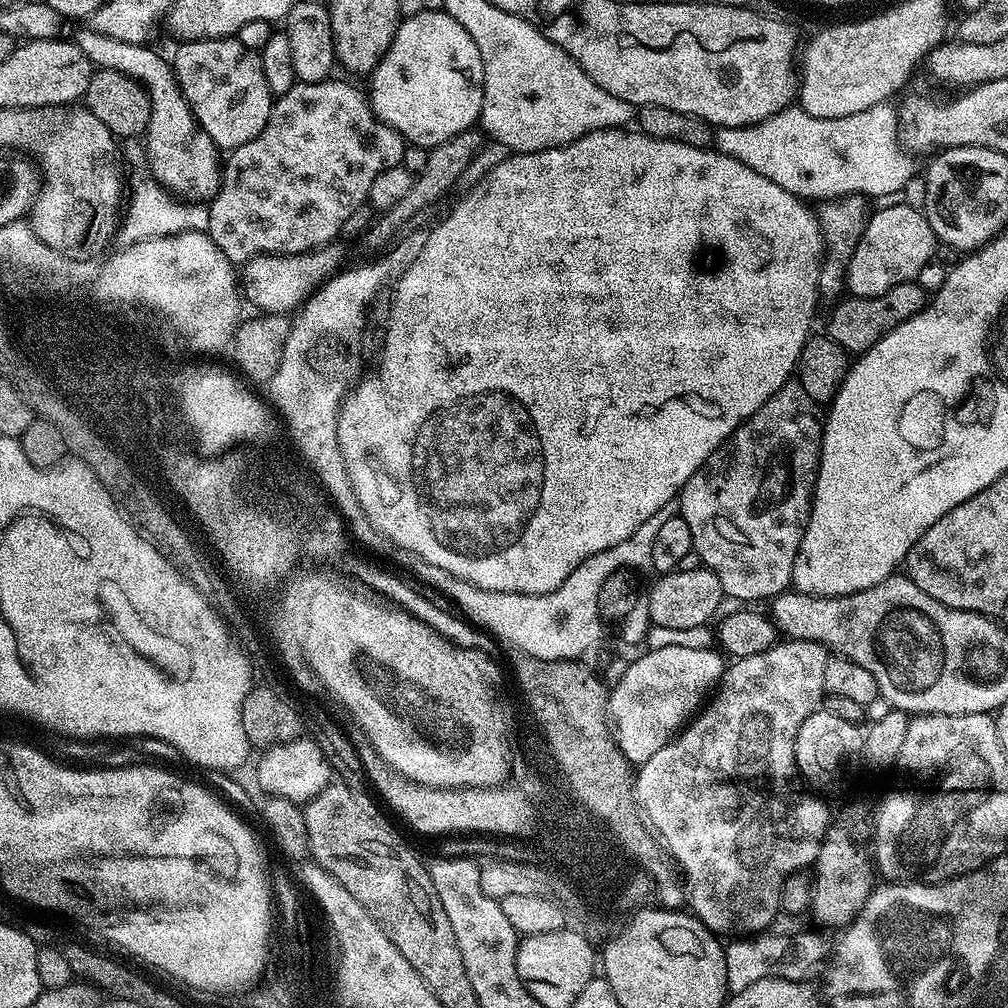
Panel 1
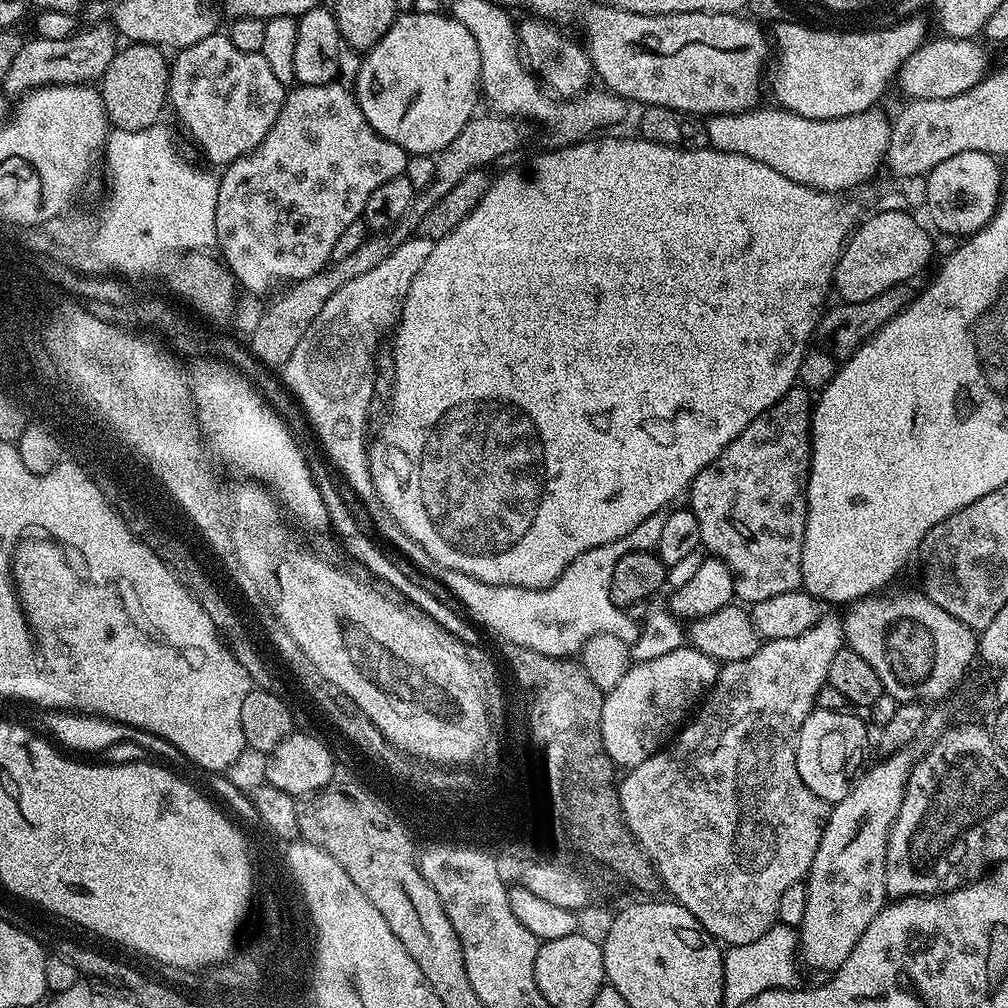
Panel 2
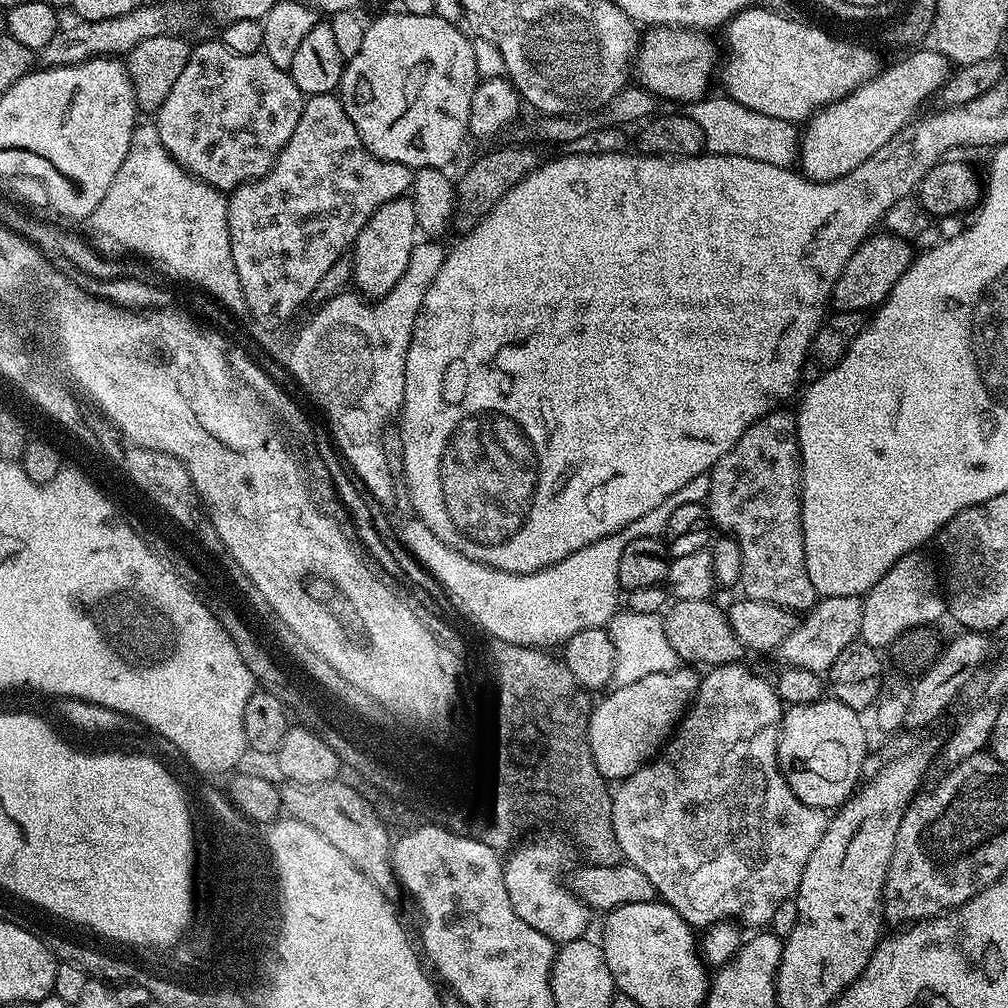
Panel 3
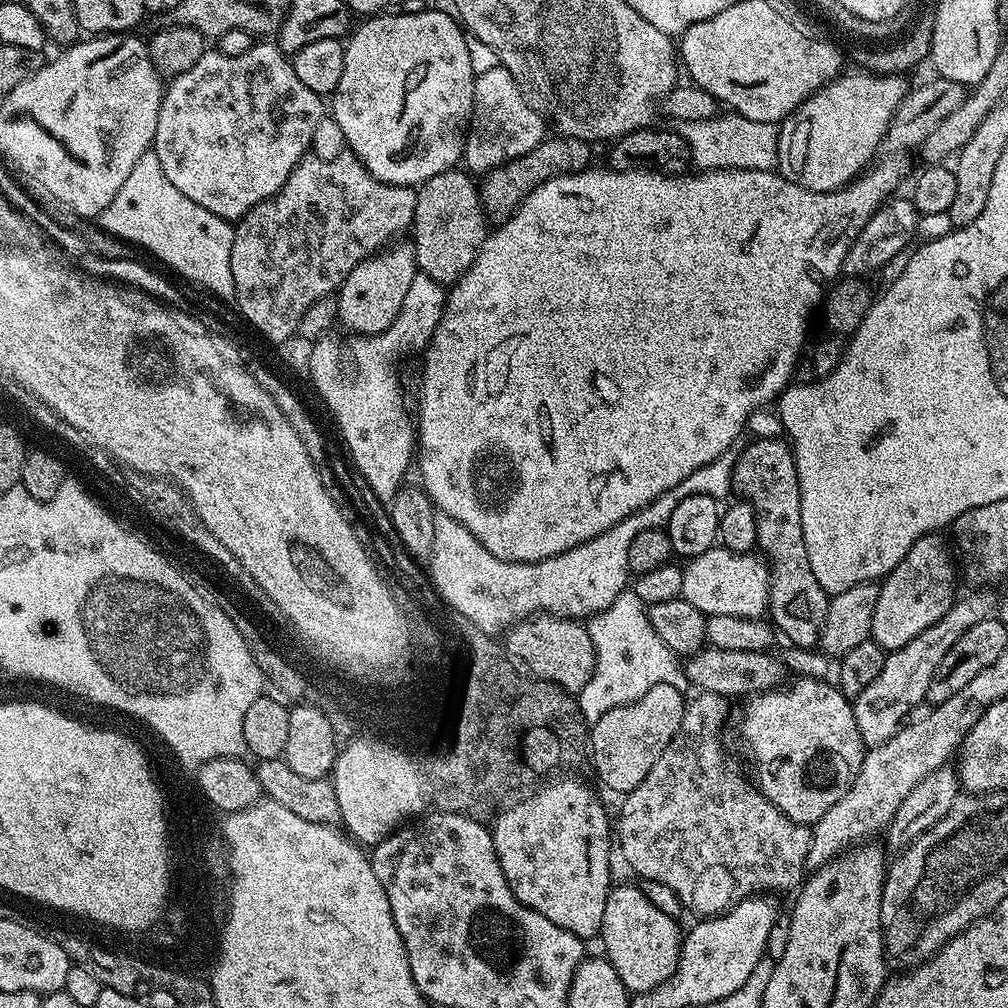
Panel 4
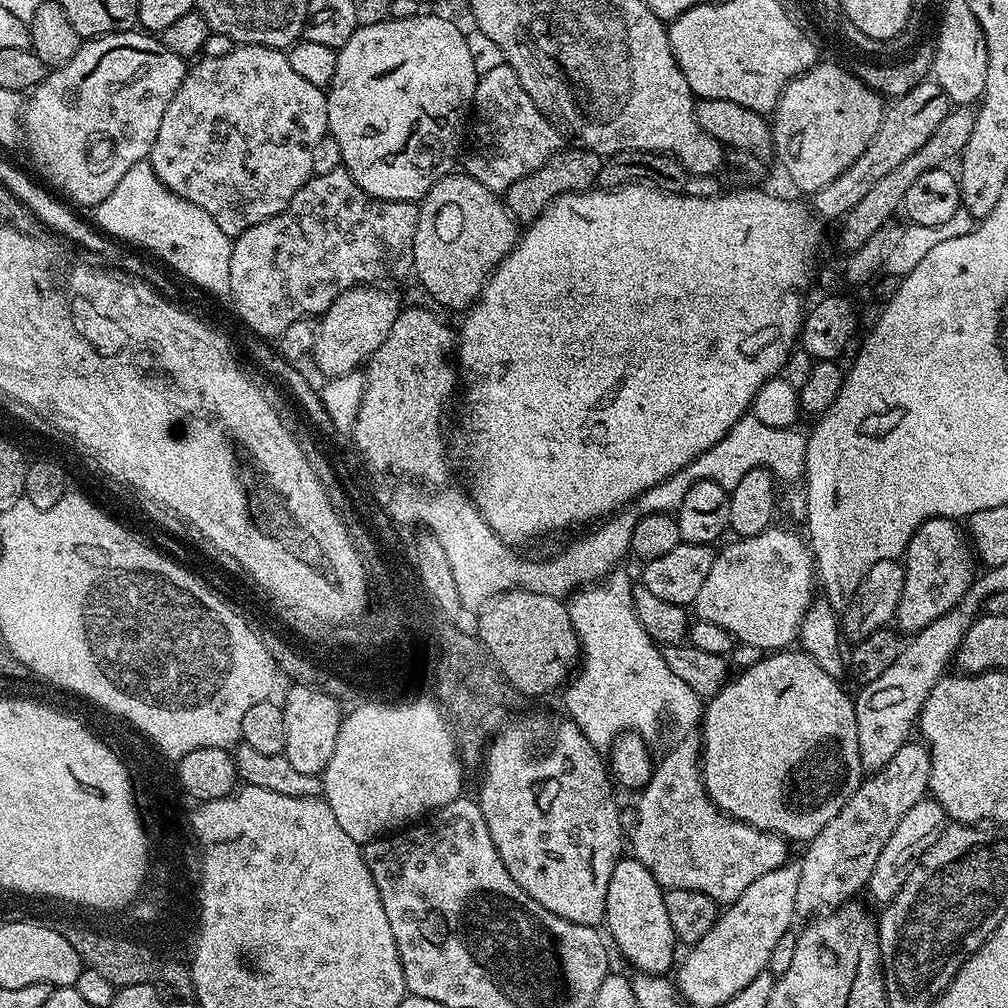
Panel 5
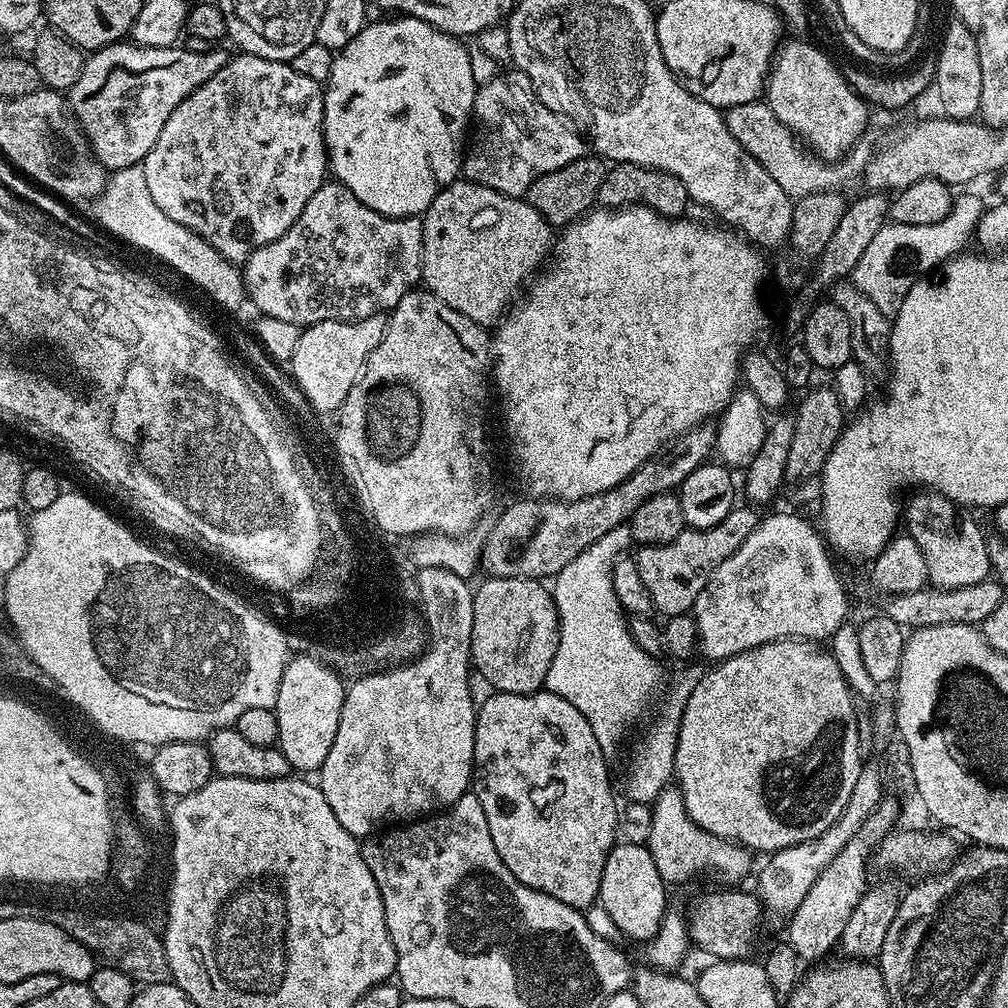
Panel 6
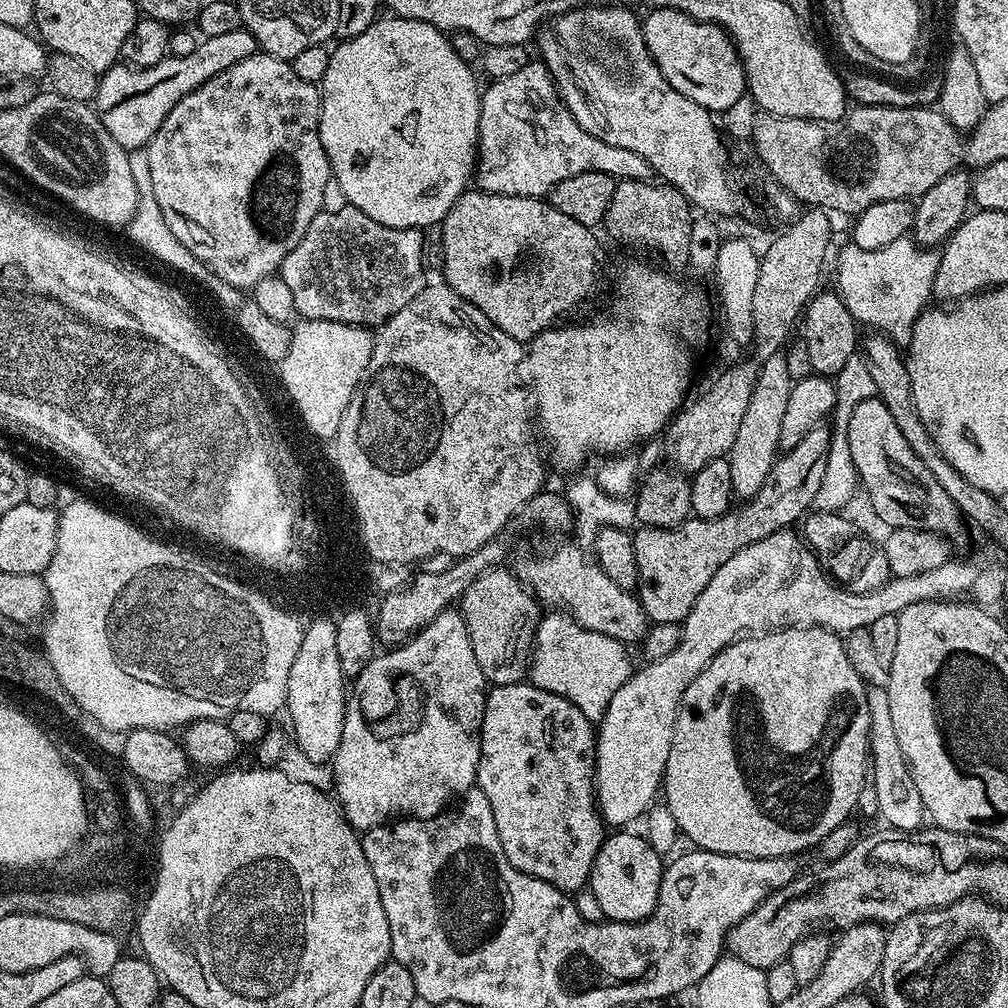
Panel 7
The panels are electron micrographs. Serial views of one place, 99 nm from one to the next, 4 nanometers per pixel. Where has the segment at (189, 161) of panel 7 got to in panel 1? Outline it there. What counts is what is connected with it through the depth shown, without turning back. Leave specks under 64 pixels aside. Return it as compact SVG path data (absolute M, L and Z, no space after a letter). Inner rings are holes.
M238 38L186 40L179 45L170 63L176 81L196 121L210 134L221 150L250 142L263 130L272 113L274 97L262 74L260 53L242 46Z

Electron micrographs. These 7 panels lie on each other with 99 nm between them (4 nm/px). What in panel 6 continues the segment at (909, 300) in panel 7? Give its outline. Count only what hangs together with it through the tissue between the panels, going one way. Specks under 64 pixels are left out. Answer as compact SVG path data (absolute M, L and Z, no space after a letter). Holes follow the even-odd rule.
M964 190L953 199L950 214L942 222L911 226L906 223L886 222L874 234L873 241L852 271L851 281L882 312L893 313L912 284L924 275L943 265L944 261L961 253L968 240L975 235L976 226L986 211L986 203L976 194Z

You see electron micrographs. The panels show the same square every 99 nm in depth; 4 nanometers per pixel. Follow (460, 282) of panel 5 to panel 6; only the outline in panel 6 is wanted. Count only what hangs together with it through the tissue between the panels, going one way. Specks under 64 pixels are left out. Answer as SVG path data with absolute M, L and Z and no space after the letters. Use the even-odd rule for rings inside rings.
M458 178L453 184L446 185L436 195L434 202L430 202L422 219L424 249L420 275L423 287L442 298L446 306L454 306L458 314L466 314L466 318L485 326L495 325L509 311L518 293L526 282L537 275L538 269L549 259L554 248L553 225L542 214L538 214L538 210L534 210L534 206L530 206L527 199L507 196L467 178Z

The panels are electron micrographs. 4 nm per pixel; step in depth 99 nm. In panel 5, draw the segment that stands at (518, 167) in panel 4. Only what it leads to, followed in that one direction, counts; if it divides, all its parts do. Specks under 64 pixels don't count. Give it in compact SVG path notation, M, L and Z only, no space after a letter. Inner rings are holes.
M583 146L575 147L561 147L541 168L526 174L526 178L518 178L518 182L514 182L502 193L502 199L504 205L508 207L508 213L521 225L527 226L536 220L538 214L554 198L567 192L587 192L596 184L604 160L597 152L590 152Z

